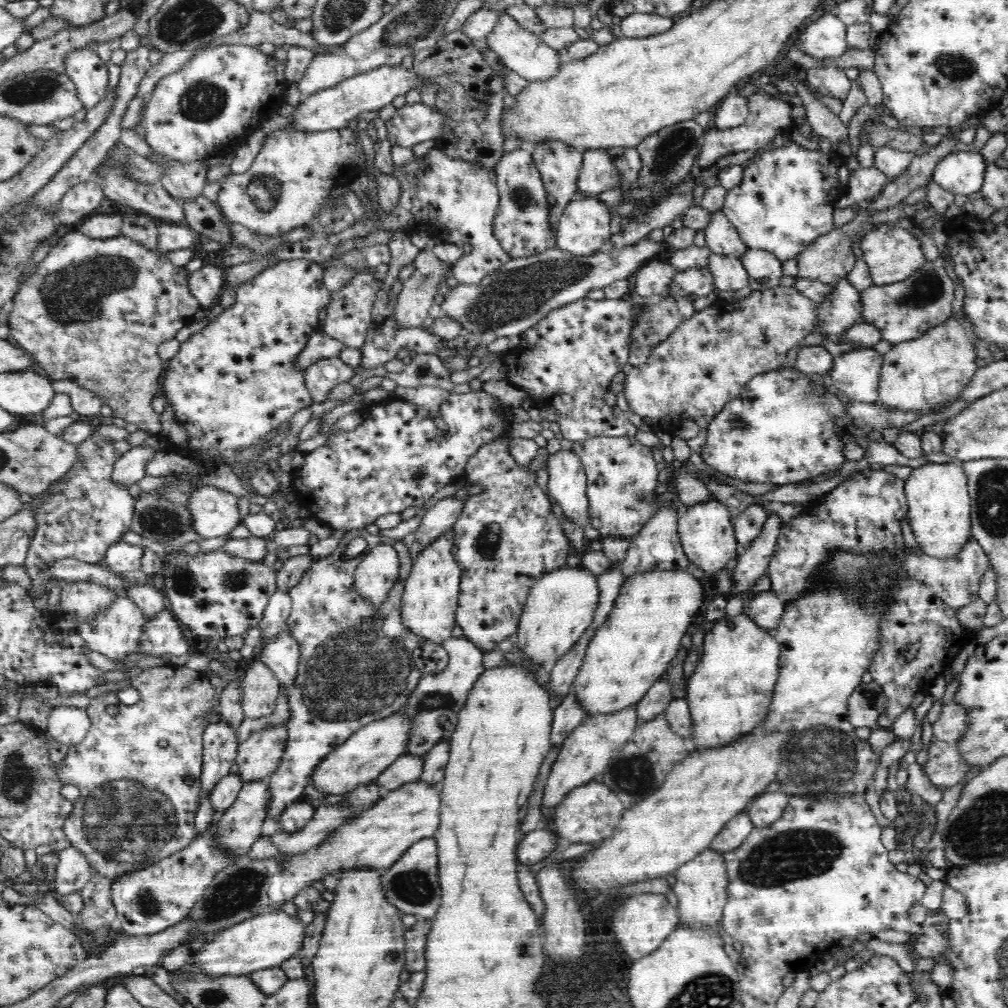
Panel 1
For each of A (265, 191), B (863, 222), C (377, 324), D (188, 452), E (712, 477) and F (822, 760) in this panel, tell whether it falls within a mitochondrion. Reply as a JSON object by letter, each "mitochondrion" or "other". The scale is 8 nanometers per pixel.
{"A":"mitochondrion","B":"other","C":"other","D":"other","E":"other","F":"mitochondrion"}

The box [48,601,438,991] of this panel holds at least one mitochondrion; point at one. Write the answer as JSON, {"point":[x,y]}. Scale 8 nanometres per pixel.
{"point":[358,673]}

